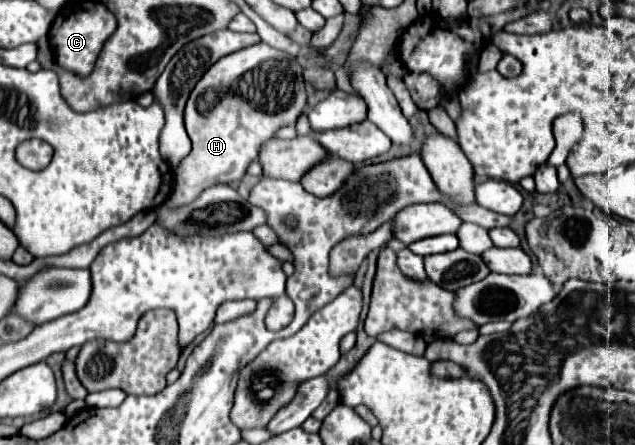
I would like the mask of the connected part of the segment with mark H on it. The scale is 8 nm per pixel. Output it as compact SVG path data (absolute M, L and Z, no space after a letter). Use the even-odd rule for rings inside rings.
M260 42L220 58L216 64L208 68L202 80L198 80L186 102L184 124L192 140L192 152L174 170L174 190L166 200L166 206L178 208L178 204L190 204L190 200L196 200L202 194L202 190L218 182L230 184L234 180L242 180L248 164L258 156L260 146L268 138L272 138L278 132L278 128L296 124L304 108L306 84L302 78L302 66L292 54ZM256 68L258 74L252 74L256 76L252 84L258 90L260 104L252 104L250 100L242 98L240 90L236 88L238 80L246 72L256 72ZM210 96L220 98L208 110L206 104Z

